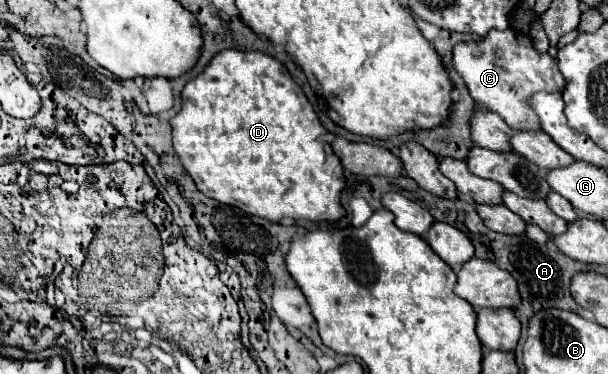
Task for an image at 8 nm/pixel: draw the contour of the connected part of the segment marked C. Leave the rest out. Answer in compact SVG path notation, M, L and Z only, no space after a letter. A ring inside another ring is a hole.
M506 29L504 33L492 31L480 43L458 43L452 51L452 61L454 69L464 79L474 103L498 113L514 131L540 129L536 113L526 103L528 95L536 91L562 91L566 83L556 67L556 61L548 53L536 53L530 37L514 33L512 29ZM500 51L504 53L504 59Z

